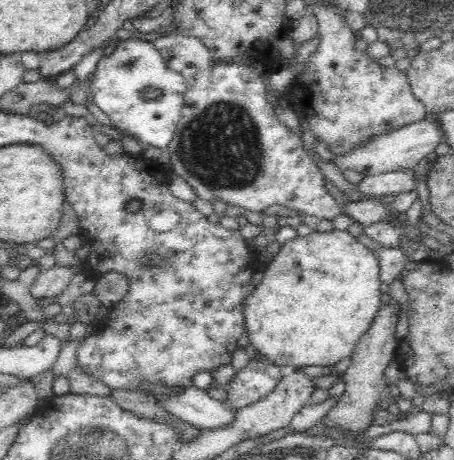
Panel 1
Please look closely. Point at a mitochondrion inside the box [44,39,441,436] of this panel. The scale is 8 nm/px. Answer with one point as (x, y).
(220, 147)

